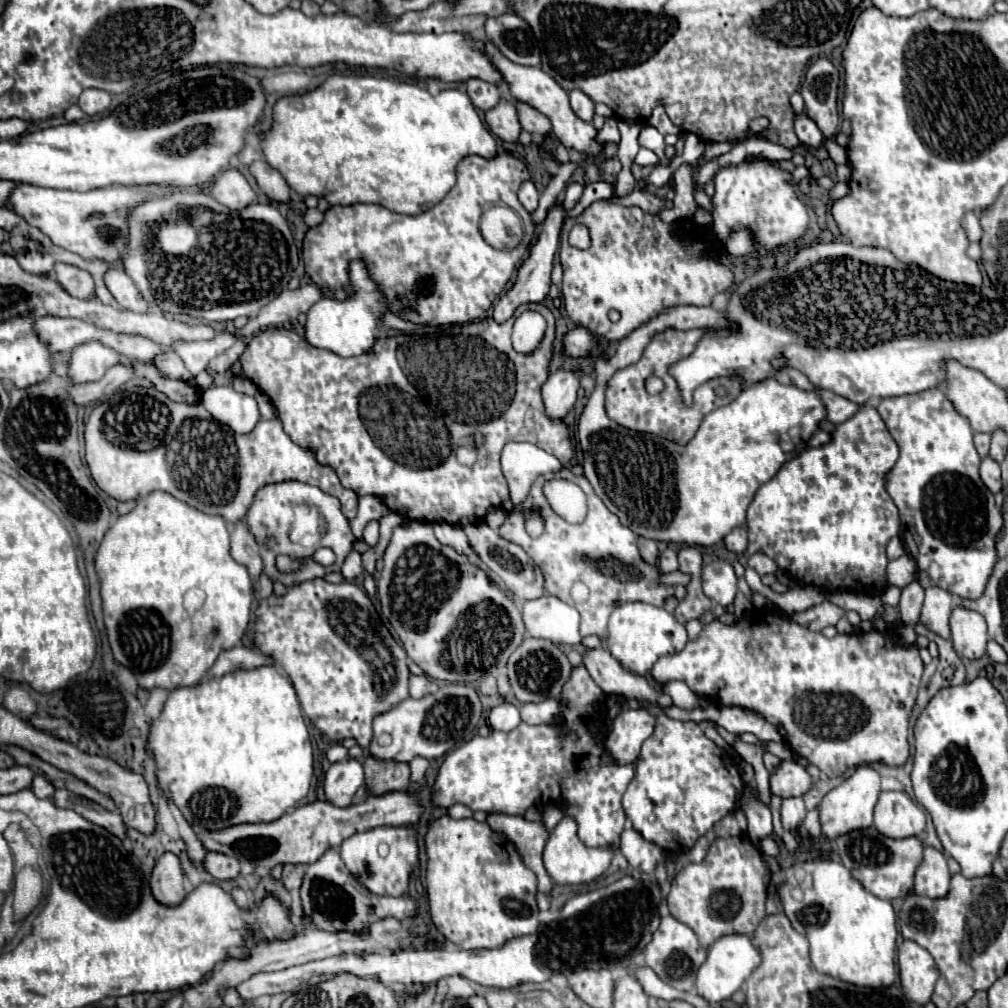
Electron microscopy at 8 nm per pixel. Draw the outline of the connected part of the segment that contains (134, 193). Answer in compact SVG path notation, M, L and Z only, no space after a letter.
M20 184L14 192L12 198L8 200L6 206L16 210L30 226L40 228L56 246L62 246L70 252L80 254L84 260L102 260L102 262L118 262L122 258L122 252L128 244L128 220L130 212L138 206L148 202L150 196L136 190L136 188L126 188L126 186L110 186L110 188L98 188L98 190L88 190L88 192L74 192L74 190L52 190L52 188L42 188L42 186L32 186L32 184Z

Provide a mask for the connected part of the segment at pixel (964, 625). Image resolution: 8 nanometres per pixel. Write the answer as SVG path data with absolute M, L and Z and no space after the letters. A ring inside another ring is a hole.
M956 606L950 616L952 644L962 658L982 658L986 652L986 622L984 618L964 606Z

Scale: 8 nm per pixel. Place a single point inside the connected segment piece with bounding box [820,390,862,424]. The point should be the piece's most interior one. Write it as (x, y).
(839, 409)

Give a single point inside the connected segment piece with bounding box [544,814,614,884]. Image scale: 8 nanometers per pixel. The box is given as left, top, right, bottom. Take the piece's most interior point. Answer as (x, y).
(568, 860)

